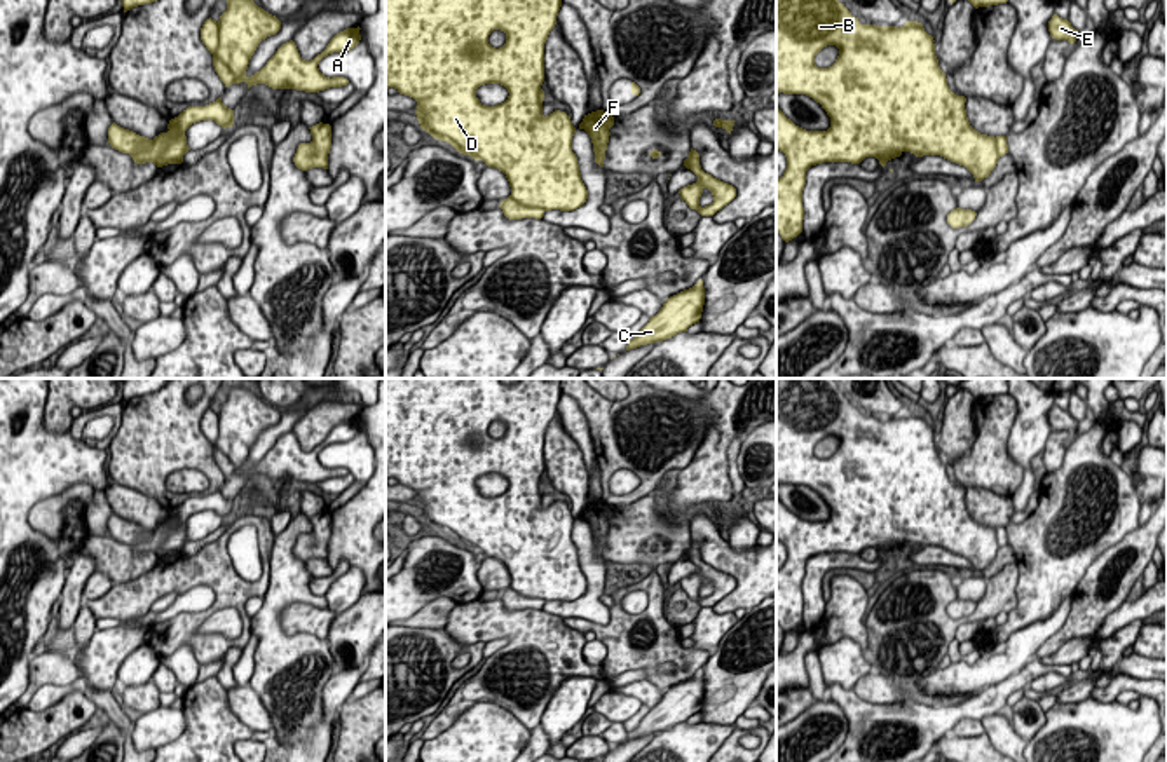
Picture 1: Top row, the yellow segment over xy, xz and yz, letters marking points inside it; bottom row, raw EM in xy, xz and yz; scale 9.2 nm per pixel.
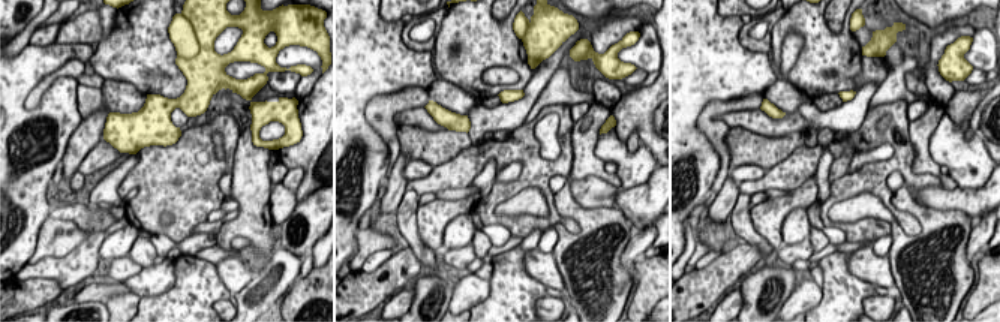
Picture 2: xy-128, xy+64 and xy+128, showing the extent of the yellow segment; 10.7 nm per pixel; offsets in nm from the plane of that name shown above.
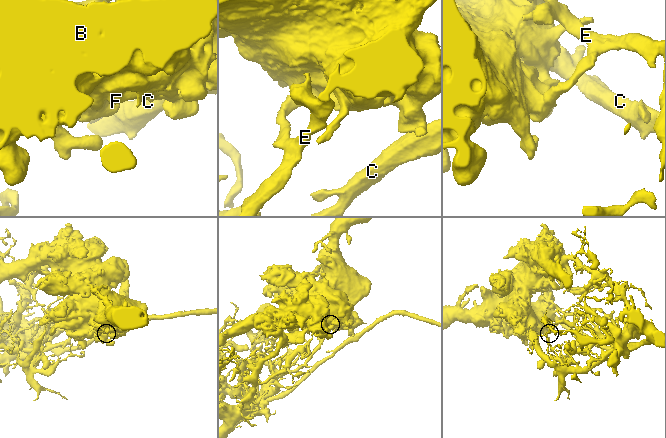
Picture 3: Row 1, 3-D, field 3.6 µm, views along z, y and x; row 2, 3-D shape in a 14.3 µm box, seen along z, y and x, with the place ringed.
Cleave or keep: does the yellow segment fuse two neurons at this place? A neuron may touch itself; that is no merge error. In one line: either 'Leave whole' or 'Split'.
Split

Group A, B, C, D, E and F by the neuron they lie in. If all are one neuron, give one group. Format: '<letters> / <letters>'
A B D F / C E

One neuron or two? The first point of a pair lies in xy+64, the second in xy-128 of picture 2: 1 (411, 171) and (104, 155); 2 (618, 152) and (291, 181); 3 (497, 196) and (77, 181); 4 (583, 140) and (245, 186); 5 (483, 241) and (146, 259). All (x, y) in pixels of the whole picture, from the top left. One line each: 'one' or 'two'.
1: one
2: one
3: two
4: one
5: one

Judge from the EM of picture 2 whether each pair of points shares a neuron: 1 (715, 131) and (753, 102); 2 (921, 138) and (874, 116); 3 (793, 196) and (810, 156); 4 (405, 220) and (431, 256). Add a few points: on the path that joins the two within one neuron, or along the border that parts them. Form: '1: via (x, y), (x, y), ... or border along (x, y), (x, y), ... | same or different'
1: via (715, 119), (727, 105), (741, 104) | same
2: border along (909, 122), (909, 141), (915, 153), (913, 166) | different
3: border along (813, 174), (792, 190) | different
4: via (408, 229), (413, 240), (422, 249) | same

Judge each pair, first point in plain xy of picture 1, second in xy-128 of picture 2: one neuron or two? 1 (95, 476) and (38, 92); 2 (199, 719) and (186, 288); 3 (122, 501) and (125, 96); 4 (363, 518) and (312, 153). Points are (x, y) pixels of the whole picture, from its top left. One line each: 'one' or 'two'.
1: two
2: one
3: one
4: one

